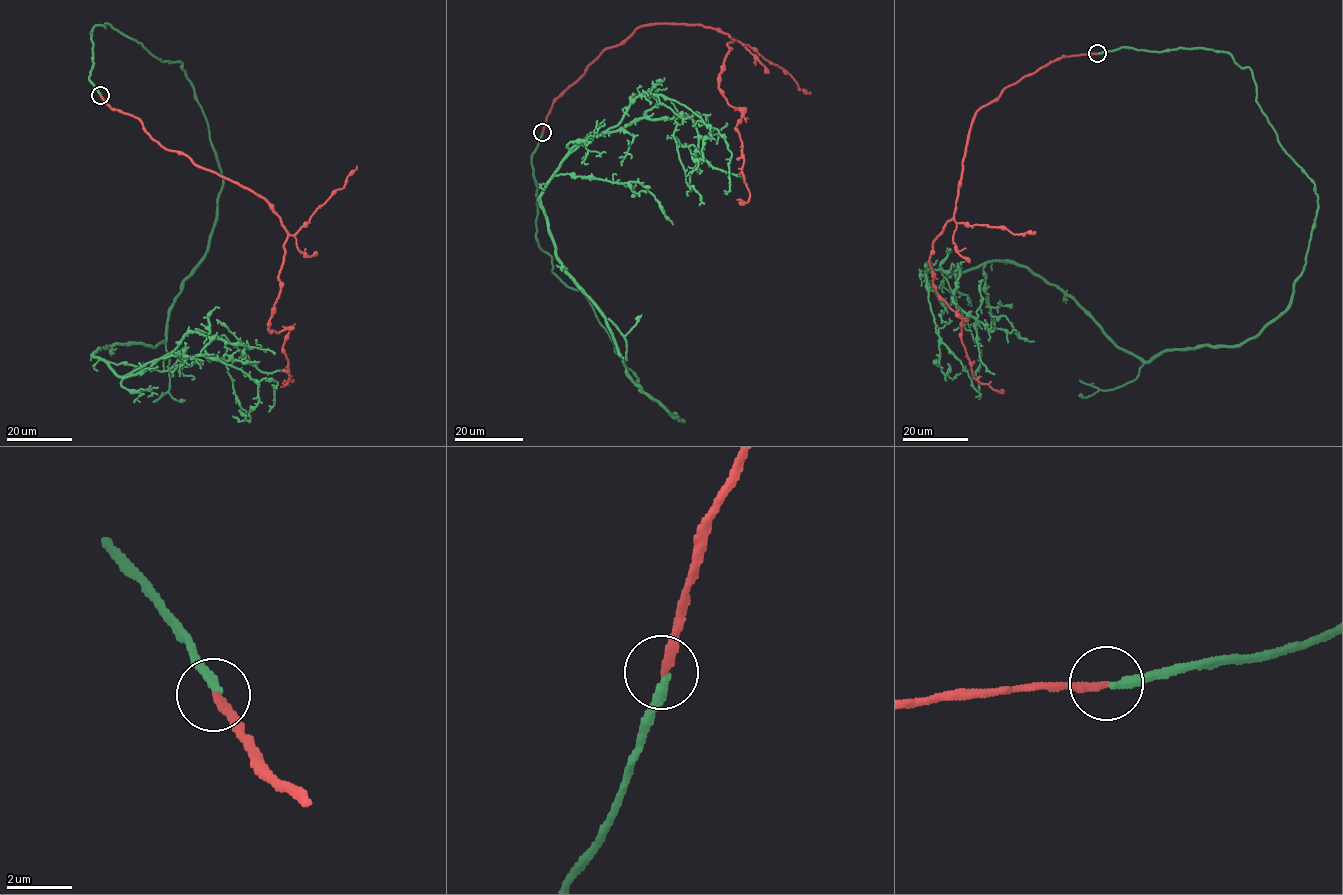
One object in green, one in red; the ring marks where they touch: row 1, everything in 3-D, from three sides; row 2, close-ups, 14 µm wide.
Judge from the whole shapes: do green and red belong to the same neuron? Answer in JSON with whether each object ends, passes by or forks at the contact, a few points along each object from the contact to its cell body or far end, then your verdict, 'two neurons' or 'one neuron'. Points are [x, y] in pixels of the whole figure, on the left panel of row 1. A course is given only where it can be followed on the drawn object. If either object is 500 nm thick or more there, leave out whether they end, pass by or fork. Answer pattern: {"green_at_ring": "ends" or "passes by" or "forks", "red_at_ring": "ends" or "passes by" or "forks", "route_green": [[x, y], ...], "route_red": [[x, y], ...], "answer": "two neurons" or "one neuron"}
{"green_at_ring": "ends", "red_at_ring": "ends", "route_green": [[100, 95], [98, 25], [181, 62], [223, 185], [164, 341], [93, 357], [218, 359], [277, 382], [268, 411]], "route_red": [[100, 95], [280, 220], [269, 330], [289, 330], [293, 381], [281, 386]], "answer": "one neuron"}

